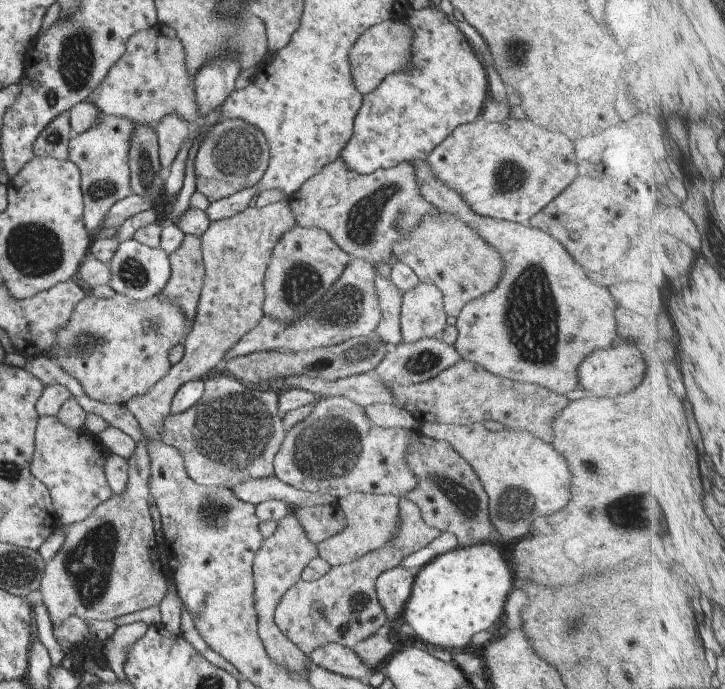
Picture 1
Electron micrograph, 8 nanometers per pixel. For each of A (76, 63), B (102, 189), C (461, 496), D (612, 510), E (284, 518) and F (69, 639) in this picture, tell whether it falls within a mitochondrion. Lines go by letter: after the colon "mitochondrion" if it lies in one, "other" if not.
A: mitochondrion
B: mitochondrion
C: mitochondrion
D: mitochondrion
E: other
F: other

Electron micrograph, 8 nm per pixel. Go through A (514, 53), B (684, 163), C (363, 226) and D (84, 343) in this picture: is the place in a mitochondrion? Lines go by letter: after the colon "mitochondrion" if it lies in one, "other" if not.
A: mitochondrion
B: other
C: mitochondrion
D: mitochondrion

